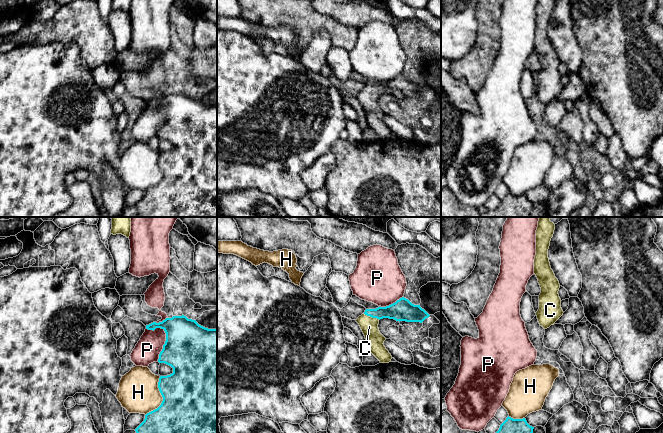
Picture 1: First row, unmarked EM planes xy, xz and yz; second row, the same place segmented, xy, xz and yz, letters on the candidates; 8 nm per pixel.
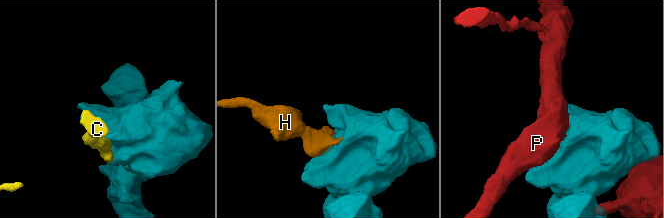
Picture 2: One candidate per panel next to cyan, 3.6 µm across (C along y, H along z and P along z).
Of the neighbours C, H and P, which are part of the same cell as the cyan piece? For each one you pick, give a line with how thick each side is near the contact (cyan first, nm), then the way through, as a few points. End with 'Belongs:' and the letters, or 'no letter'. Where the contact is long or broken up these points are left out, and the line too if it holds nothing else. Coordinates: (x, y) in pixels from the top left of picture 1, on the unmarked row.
C: Thickness 180 nm (cyan) against 140 nm. Path across: xz (402, 86), (380, 88), (372, 93), (369, 102)
Belongs: C

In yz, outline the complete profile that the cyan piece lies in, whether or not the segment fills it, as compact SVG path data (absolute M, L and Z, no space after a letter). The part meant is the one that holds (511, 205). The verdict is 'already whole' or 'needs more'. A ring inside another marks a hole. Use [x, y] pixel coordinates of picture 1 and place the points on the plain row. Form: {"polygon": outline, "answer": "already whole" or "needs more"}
{"polygon": "M507 193L494 210L486 210L481 217L531 217L534 203L526 195Z", "answer": "already whole"}

